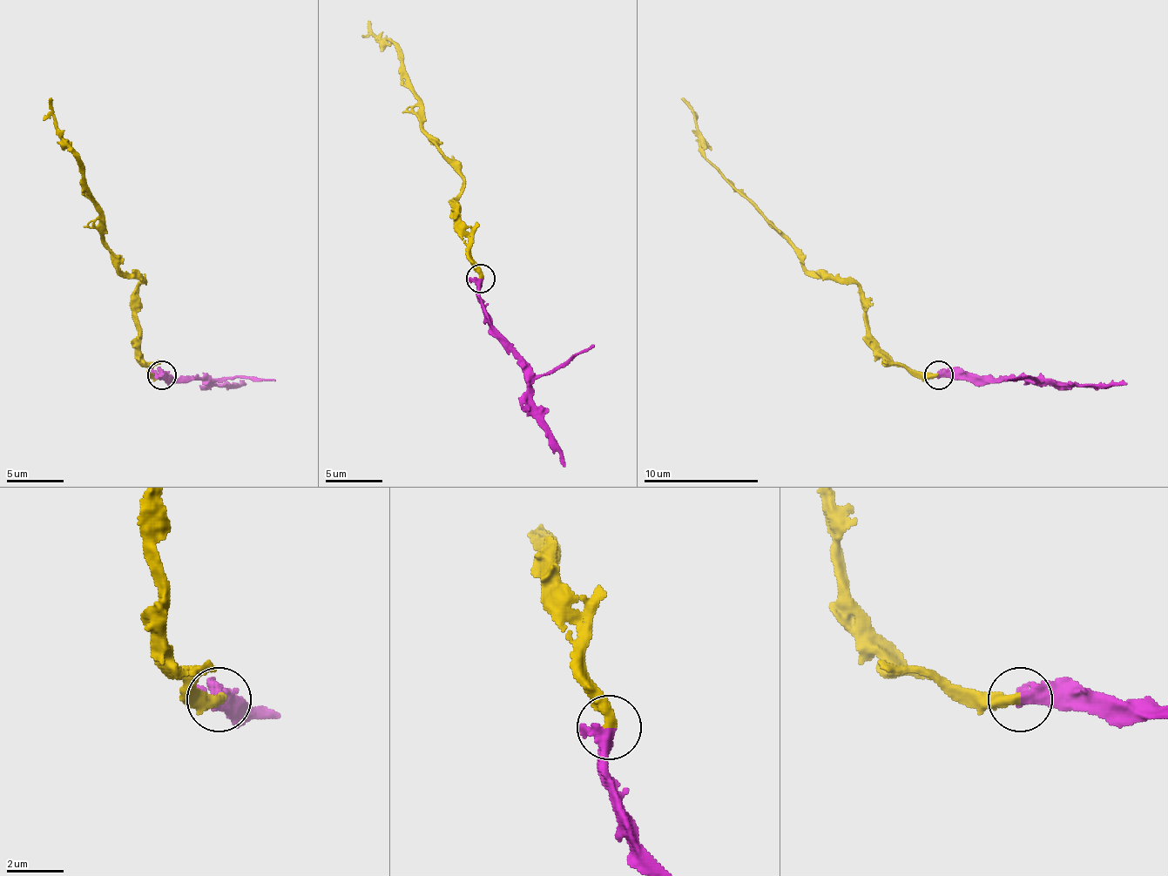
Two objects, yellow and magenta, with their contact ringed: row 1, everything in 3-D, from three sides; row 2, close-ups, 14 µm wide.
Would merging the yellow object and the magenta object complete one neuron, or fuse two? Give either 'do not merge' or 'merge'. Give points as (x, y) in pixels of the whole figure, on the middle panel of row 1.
merge

